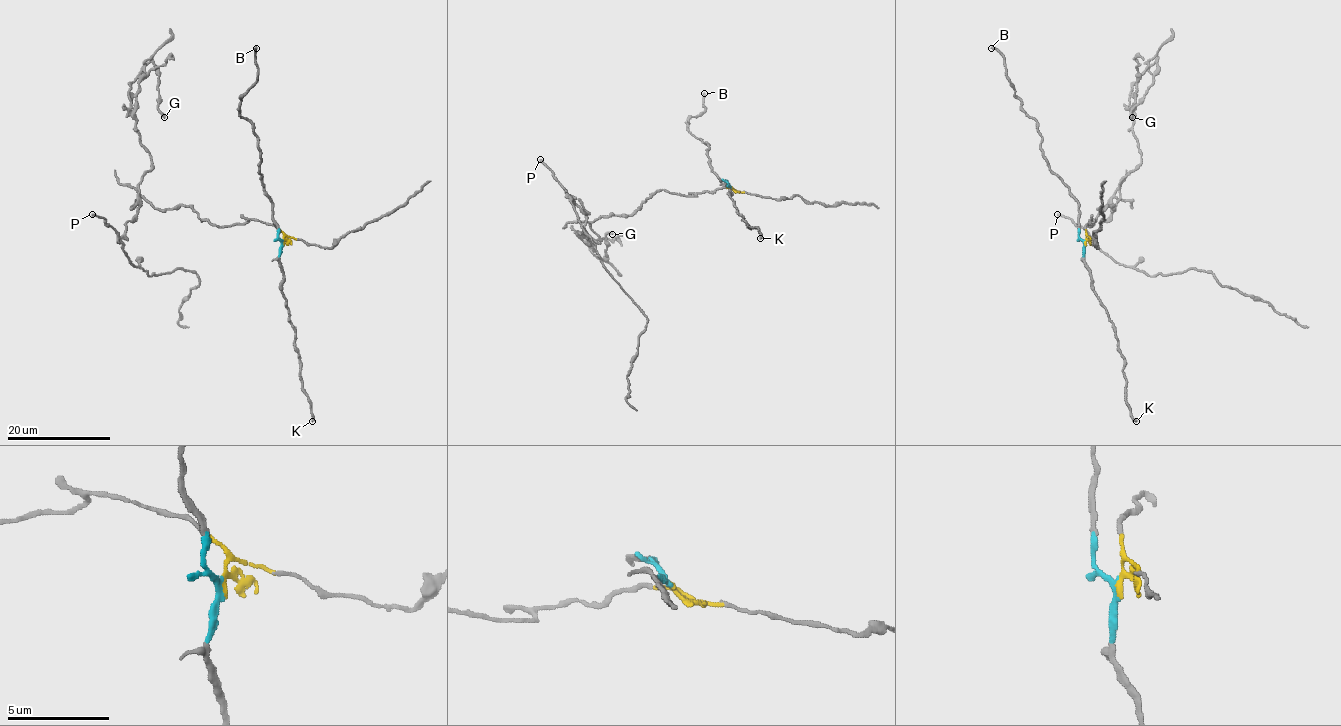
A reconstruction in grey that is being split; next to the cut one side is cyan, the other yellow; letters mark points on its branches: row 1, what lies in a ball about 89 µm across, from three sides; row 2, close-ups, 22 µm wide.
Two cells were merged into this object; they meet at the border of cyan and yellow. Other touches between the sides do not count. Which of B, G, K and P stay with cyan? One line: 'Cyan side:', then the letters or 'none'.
Cyan side: B, K

